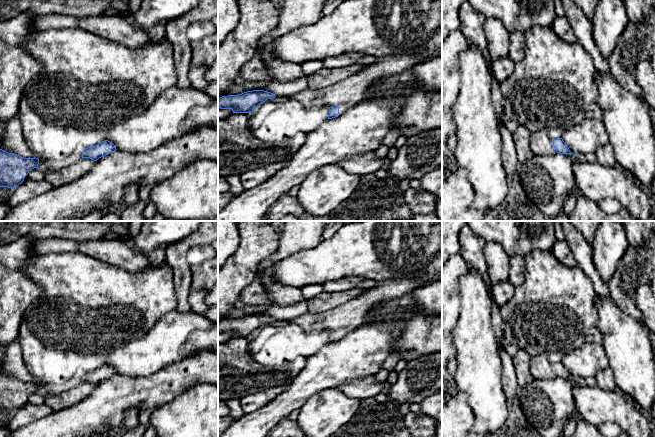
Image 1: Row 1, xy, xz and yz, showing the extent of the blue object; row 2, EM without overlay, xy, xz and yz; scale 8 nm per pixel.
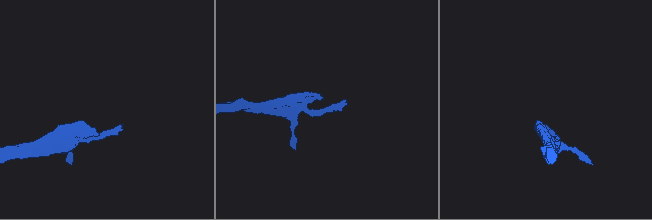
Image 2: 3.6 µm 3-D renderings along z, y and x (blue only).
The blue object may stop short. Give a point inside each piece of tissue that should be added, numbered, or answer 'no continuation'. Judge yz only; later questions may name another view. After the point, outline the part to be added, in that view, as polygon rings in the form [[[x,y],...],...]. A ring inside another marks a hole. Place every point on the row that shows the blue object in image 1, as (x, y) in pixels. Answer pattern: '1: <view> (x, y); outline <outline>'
1: yz (540, 143); outline [[[531,132],[530,147],[535,155],[554,155],[556,150],[551,140],[544,132]]]

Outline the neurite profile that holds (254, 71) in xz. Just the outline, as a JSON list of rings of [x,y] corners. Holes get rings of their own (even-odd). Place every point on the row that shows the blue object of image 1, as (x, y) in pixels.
[[[257,55],[242,66],[239,75],[248,83],[263,84],[272,81],[267,66]]]

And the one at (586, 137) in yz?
[[[590,118],[567,128],[561,138],[572,155],[595,153],[609,142],[609,135],[602,120]]]

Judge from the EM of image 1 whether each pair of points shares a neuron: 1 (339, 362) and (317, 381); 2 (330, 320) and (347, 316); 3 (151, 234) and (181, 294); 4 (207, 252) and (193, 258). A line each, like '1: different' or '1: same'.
1: same
2: same
3: different
4: same

